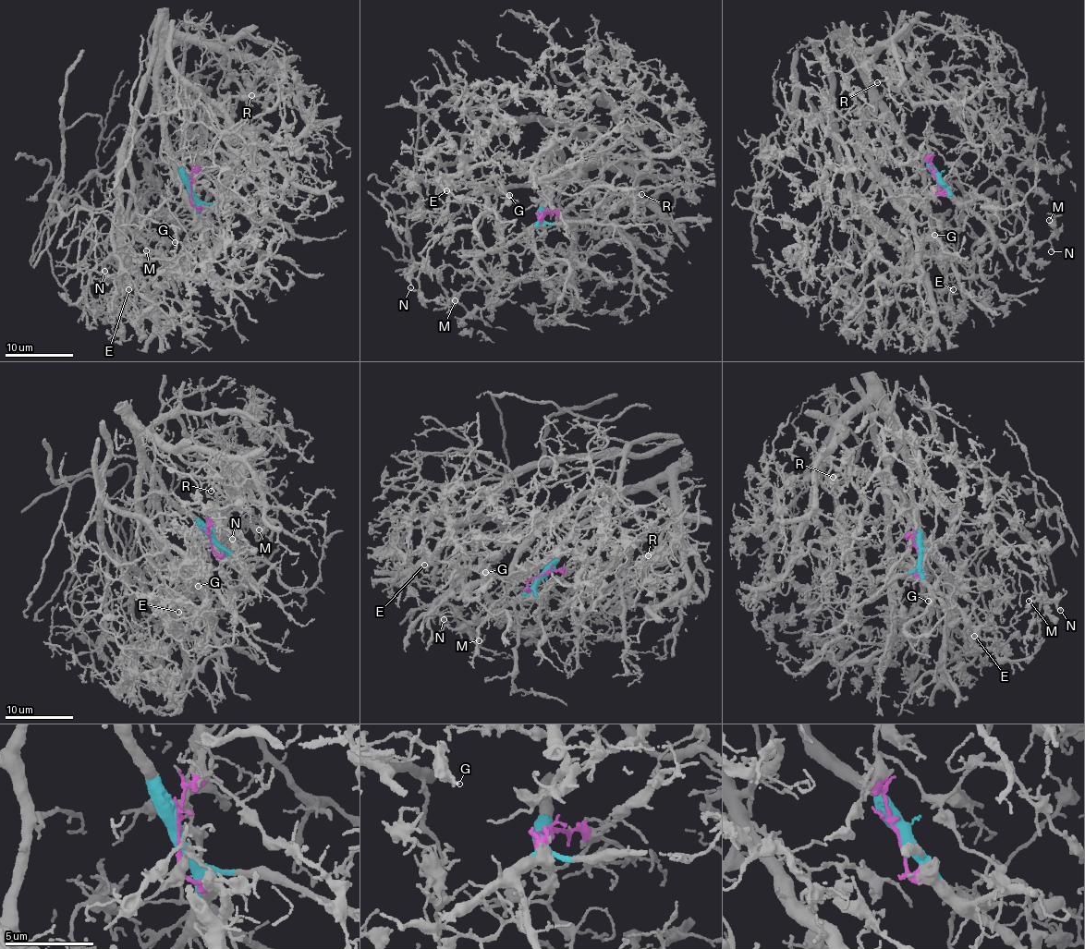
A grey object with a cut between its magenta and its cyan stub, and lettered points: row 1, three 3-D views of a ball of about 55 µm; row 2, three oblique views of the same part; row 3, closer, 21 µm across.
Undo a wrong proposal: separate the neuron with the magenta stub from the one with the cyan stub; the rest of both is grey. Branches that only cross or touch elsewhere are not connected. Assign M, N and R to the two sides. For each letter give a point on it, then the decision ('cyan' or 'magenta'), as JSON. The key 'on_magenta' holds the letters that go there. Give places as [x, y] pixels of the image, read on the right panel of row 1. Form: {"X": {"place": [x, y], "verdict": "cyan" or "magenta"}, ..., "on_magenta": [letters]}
{"M": {"place": [1049, 220], "verdict": "magenta"}, "N": {"place": [1051, 251], "verdict": "magenta"}, "R": {"place": [877, 82], "verdict": "cyan"}, "on_magenta": ["M", "N"]}

